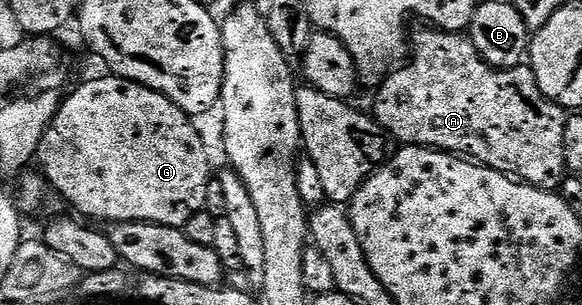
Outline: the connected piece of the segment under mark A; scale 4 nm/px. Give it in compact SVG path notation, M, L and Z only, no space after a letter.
M424 28L428 30L411 31L410 57L403 63L404 67L393 69L388 77L379 83L380 91L376 94L376 111L374 117L386 133L393 139L396 138L404 146L426 146L434 150L443 150L457 156L467 156L481 166L488 166L530 186L541 186L543 190L556 190L566 177L564 165L564 137L566 136L566 111L557 102L551 102L538 88L538 80L534 76L531 65L521 64L513 66L510 70L498 70L489 64L485 58L474 48L471 37L460 32L442 30L439 28Z

